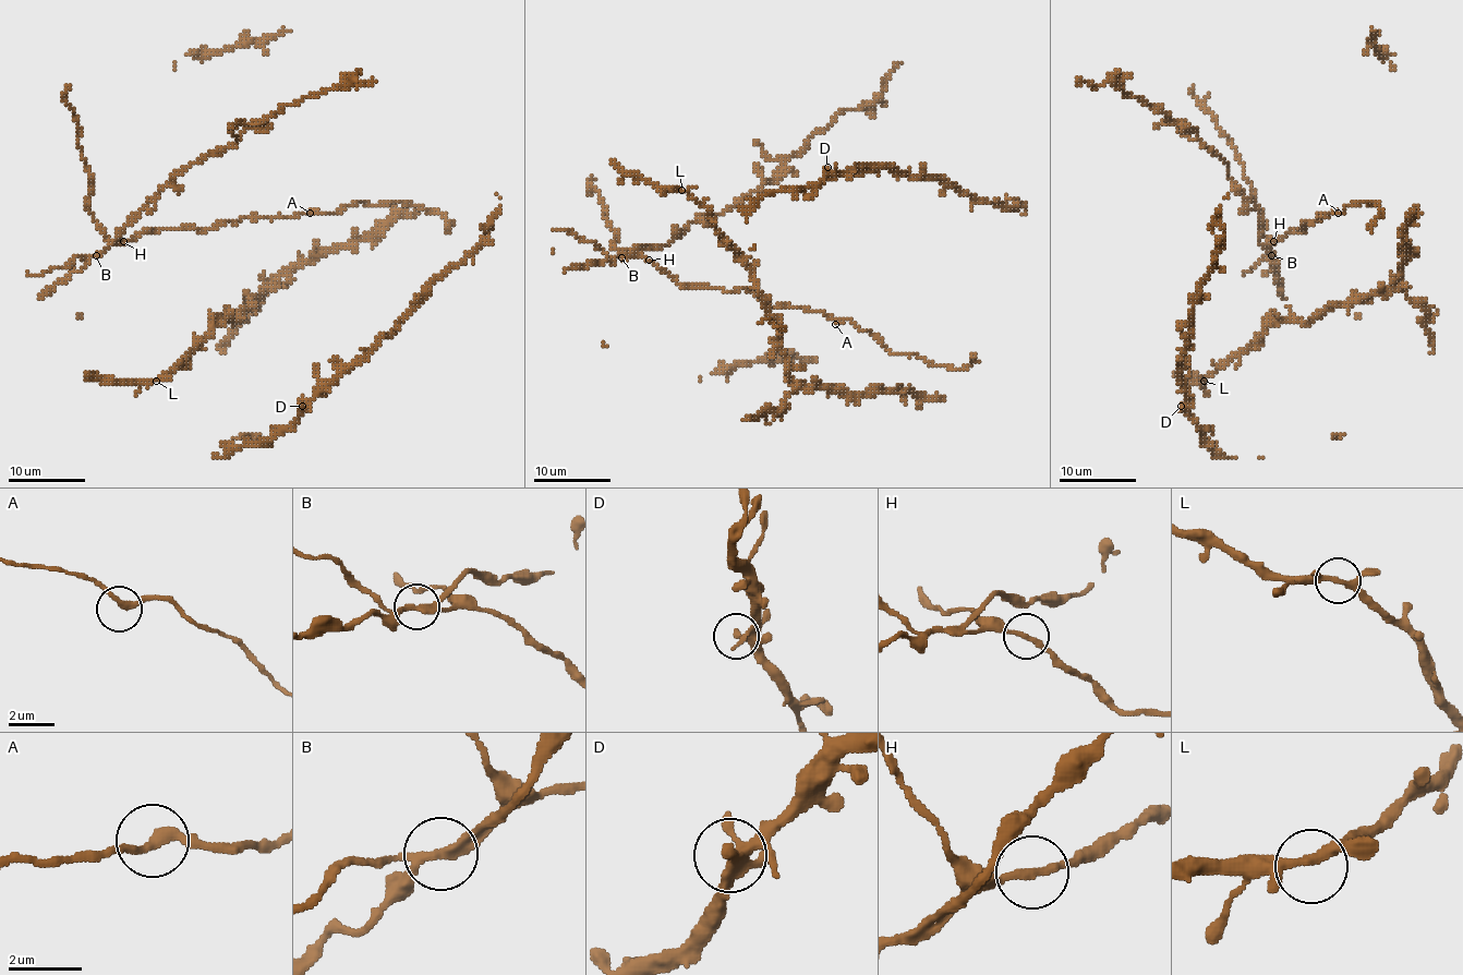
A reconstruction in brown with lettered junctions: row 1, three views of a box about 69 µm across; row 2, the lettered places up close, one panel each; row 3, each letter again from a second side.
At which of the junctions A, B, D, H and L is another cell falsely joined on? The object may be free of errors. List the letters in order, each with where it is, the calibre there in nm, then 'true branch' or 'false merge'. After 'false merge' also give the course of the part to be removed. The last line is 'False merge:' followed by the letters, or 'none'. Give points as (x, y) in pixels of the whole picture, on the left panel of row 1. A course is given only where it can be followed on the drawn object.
A: at (310, 213); 260 nm thick; true branch
B: at (96, 255); 220 nm thick; false merge; foreign part runs (96, 255), (176, 178), (232, 146), (250, 127), (285, 106), (295, 106), (354, 81), (360, 86), (373, 84)
D: at (302, 406); 240 nm thick; true branch
H: at (123, 241); 200 nm thick; true branch
L: at (156, 381); 220 nm thick; true branch
False merge: B

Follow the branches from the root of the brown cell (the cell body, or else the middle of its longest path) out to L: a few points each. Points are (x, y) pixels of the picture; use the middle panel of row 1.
L: (901, 392), (800, 388), (790, 376), (776, 320), (753, 272), (716, 229), (713, 215), (681, 190)

